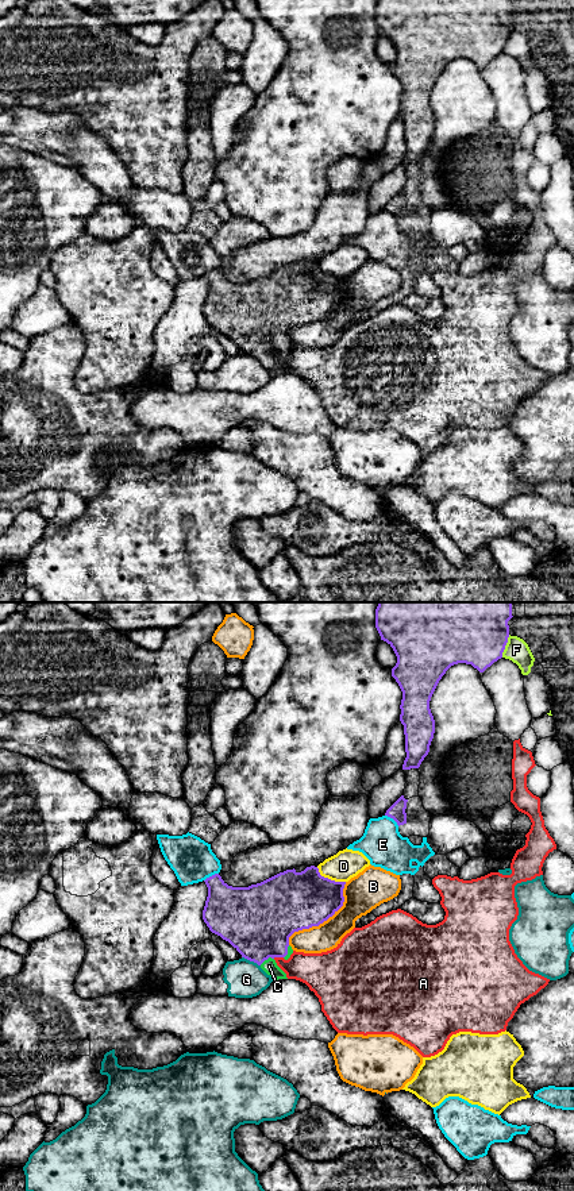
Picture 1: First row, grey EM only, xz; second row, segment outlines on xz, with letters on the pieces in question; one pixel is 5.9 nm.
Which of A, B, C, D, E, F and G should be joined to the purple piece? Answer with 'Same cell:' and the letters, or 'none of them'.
Same cell: C

